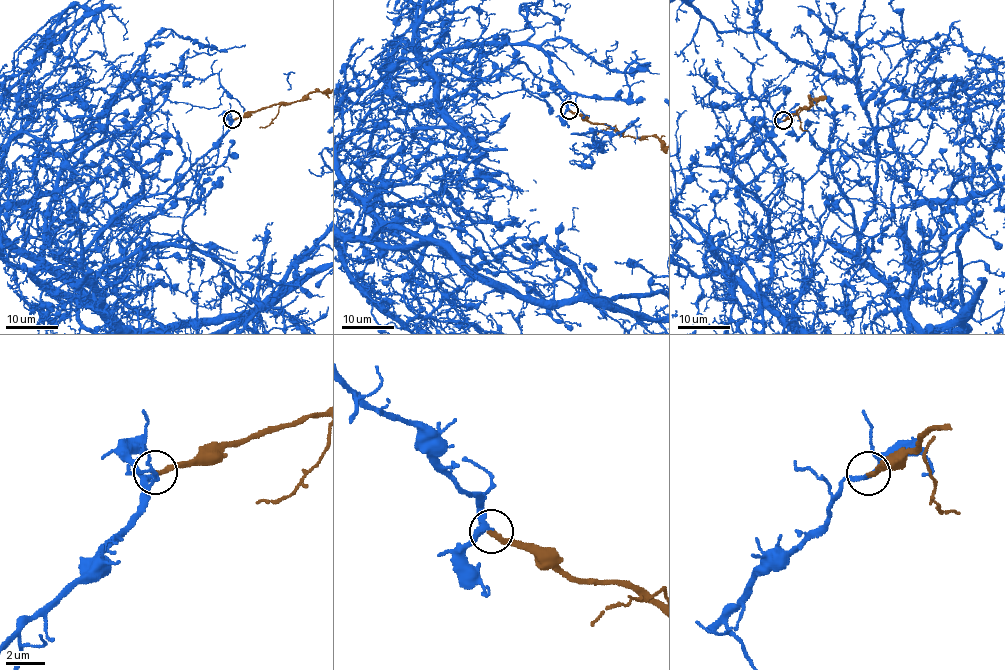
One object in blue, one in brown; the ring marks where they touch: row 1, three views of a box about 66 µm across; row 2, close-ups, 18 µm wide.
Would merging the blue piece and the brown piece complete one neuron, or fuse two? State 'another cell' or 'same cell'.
same cell

